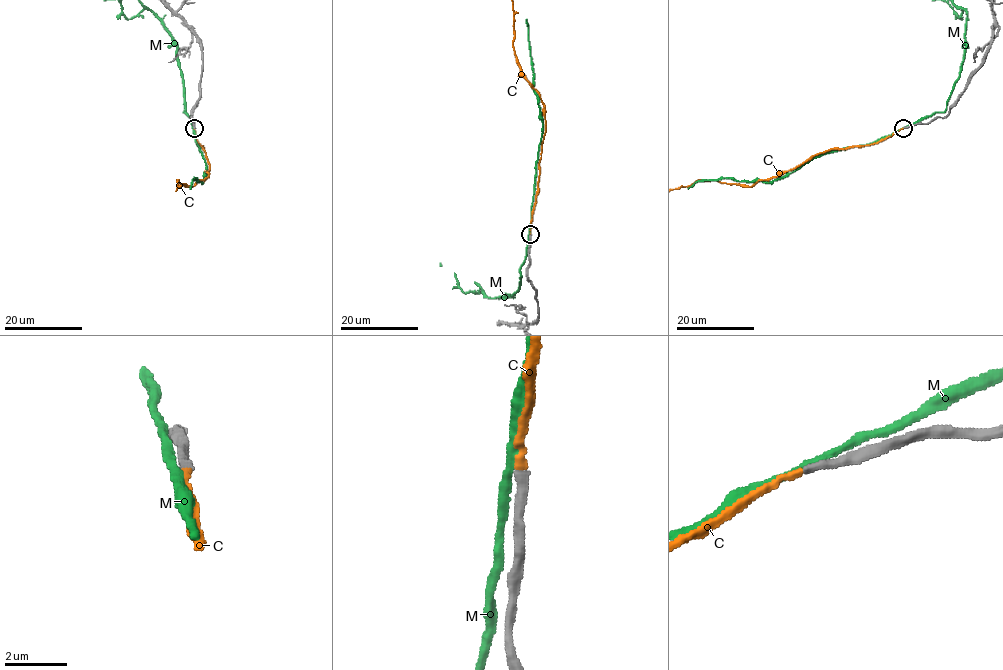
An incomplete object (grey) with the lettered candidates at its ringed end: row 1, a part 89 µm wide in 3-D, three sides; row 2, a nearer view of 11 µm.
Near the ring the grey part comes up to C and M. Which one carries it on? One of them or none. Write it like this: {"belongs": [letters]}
{"belongs": ["C"]}

